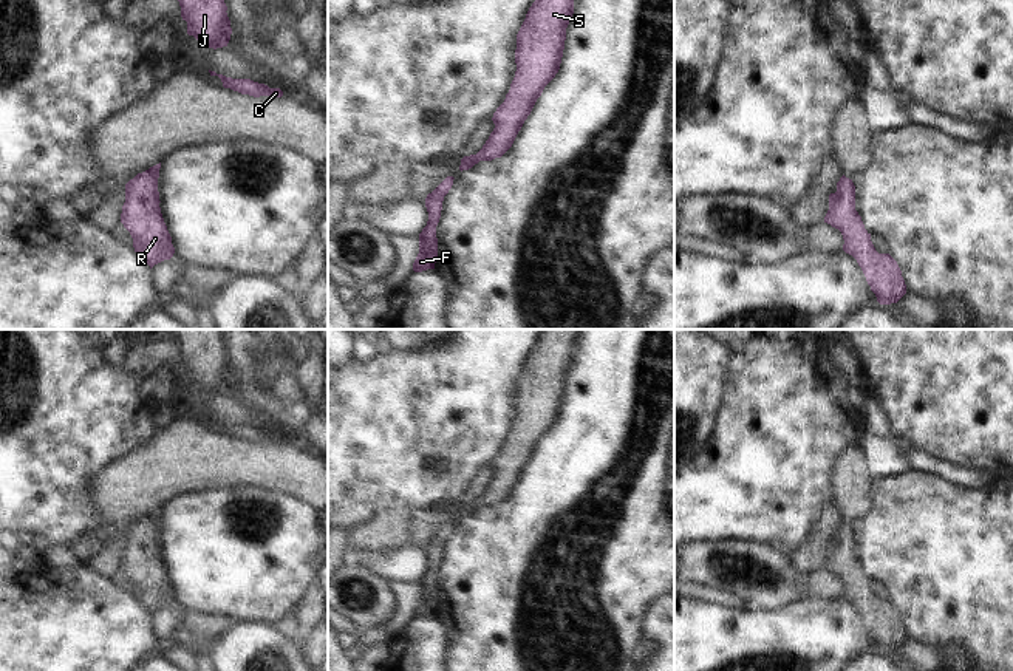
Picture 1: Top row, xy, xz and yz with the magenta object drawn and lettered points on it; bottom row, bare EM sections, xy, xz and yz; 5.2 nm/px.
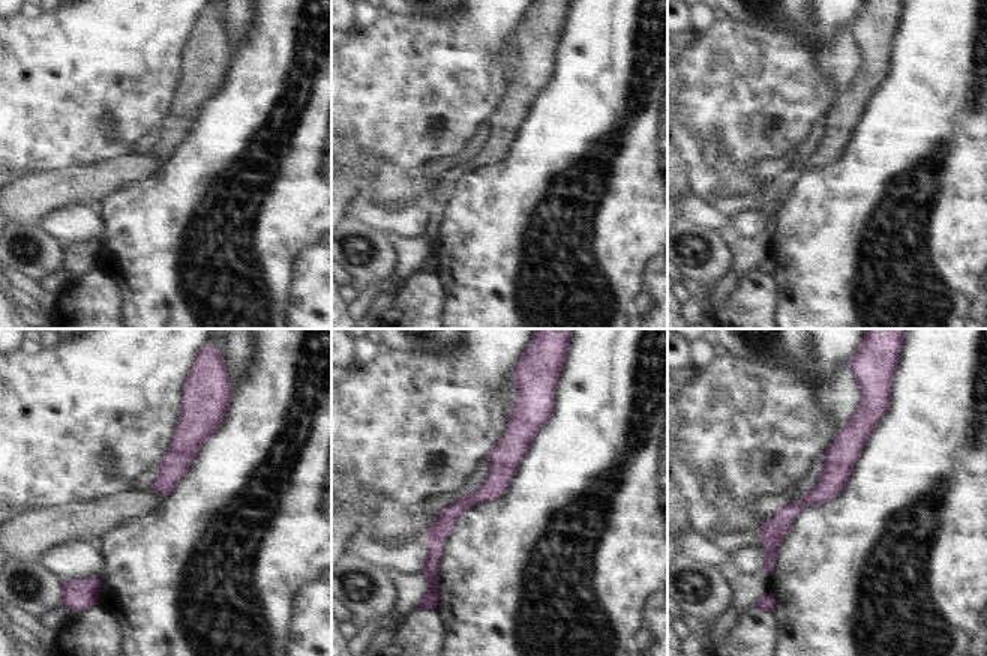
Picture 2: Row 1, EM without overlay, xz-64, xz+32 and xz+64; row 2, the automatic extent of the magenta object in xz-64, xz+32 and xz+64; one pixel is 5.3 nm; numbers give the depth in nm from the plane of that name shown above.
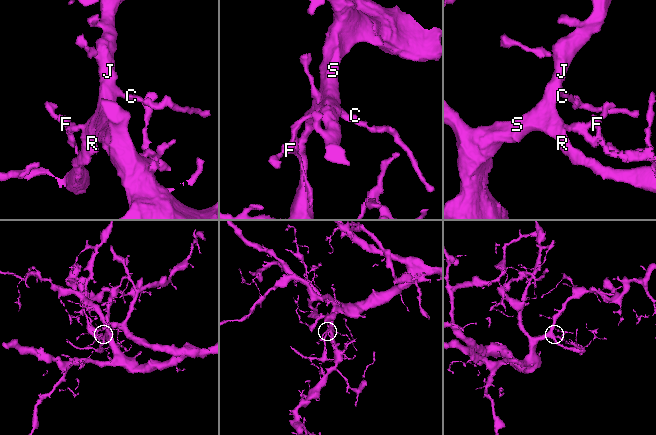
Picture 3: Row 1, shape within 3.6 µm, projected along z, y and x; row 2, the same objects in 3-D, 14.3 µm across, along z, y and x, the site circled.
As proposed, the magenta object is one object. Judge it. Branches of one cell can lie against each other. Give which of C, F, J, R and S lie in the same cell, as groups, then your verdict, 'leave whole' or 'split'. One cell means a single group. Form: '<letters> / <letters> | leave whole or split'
C F J R S | leave whole

